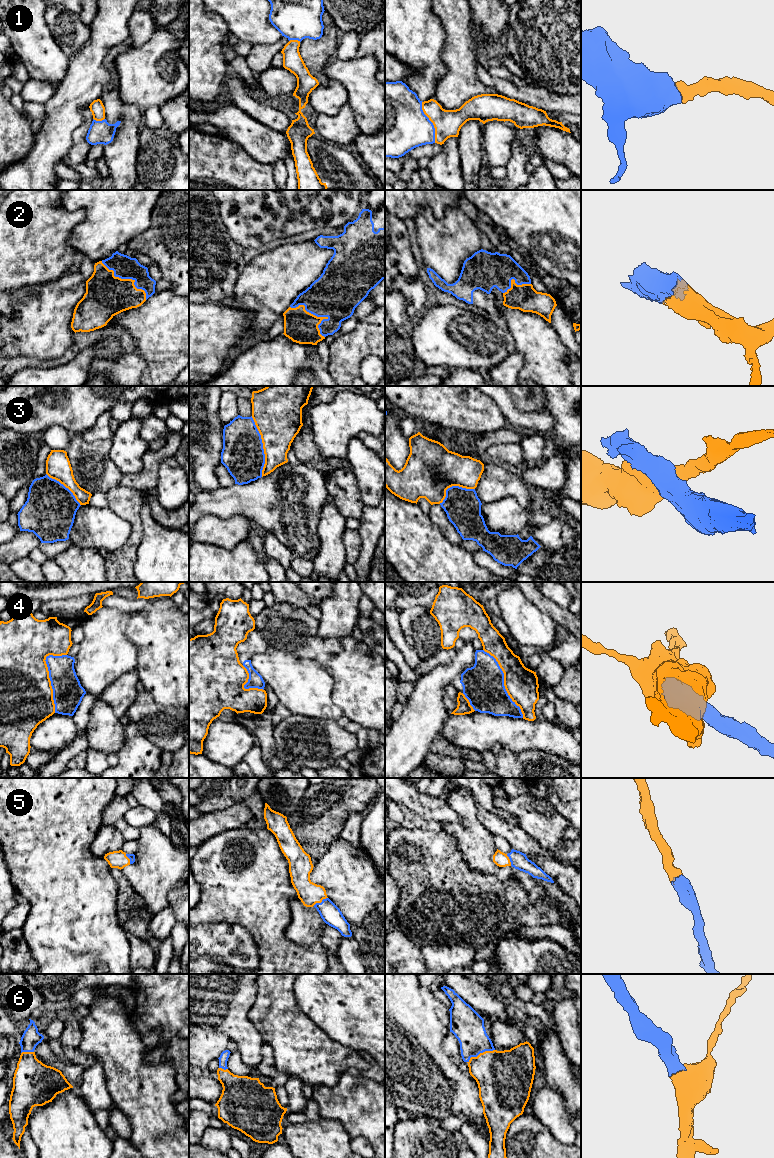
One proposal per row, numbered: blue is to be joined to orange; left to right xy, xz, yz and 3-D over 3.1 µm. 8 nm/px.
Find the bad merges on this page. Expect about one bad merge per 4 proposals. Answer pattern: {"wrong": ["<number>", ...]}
{"wrong": ["3", "4"]}

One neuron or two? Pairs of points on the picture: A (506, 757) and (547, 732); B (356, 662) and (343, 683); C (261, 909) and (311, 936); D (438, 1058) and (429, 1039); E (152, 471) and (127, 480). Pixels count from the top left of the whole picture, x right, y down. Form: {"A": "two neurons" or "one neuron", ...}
{"A": "two neurons", "B": "one neuron", "C": "two neurons", "D": "one neuron", "E": "one neuron"}

